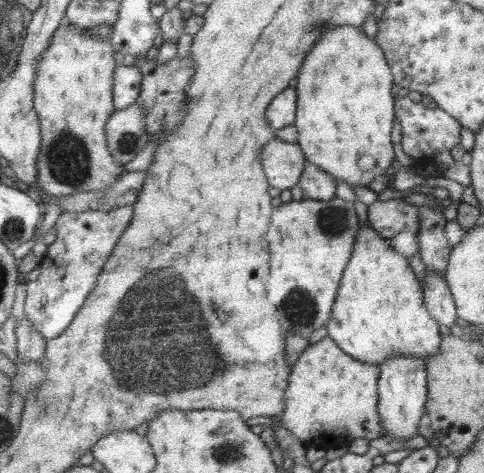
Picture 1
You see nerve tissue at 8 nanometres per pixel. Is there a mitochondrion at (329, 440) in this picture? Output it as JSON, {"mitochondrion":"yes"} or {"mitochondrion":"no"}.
{"mitochondrion":"no"}

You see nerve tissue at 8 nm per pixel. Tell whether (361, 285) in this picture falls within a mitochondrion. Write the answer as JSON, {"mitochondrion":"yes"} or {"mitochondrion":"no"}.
{"mitochondrion":"no"}

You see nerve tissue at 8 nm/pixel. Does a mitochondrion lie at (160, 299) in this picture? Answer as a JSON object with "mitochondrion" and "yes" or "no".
{"mitochondrion":"yes"}

